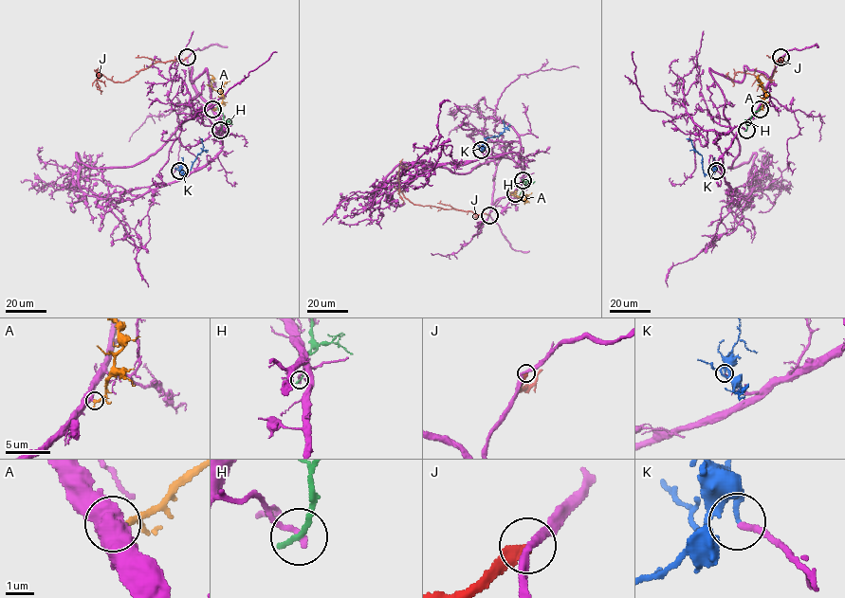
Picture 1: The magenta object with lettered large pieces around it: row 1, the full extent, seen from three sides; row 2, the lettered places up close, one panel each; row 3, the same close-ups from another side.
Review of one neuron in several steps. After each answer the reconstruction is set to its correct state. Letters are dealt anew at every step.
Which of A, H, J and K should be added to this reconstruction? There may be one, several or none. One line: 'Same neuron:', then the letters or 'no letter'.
Same neuron: A, K

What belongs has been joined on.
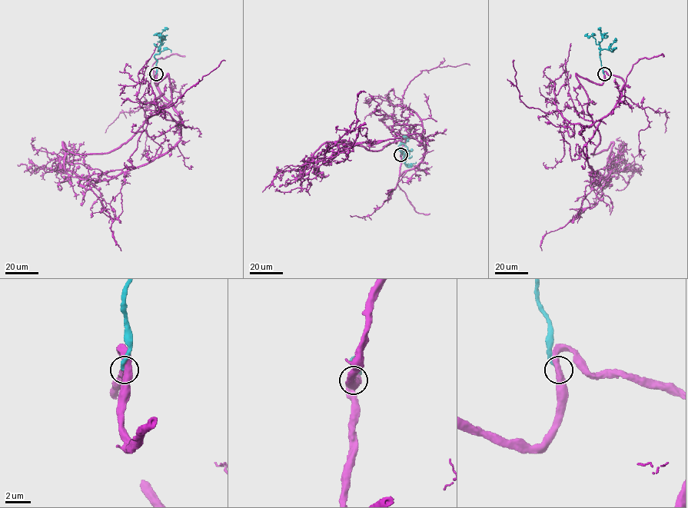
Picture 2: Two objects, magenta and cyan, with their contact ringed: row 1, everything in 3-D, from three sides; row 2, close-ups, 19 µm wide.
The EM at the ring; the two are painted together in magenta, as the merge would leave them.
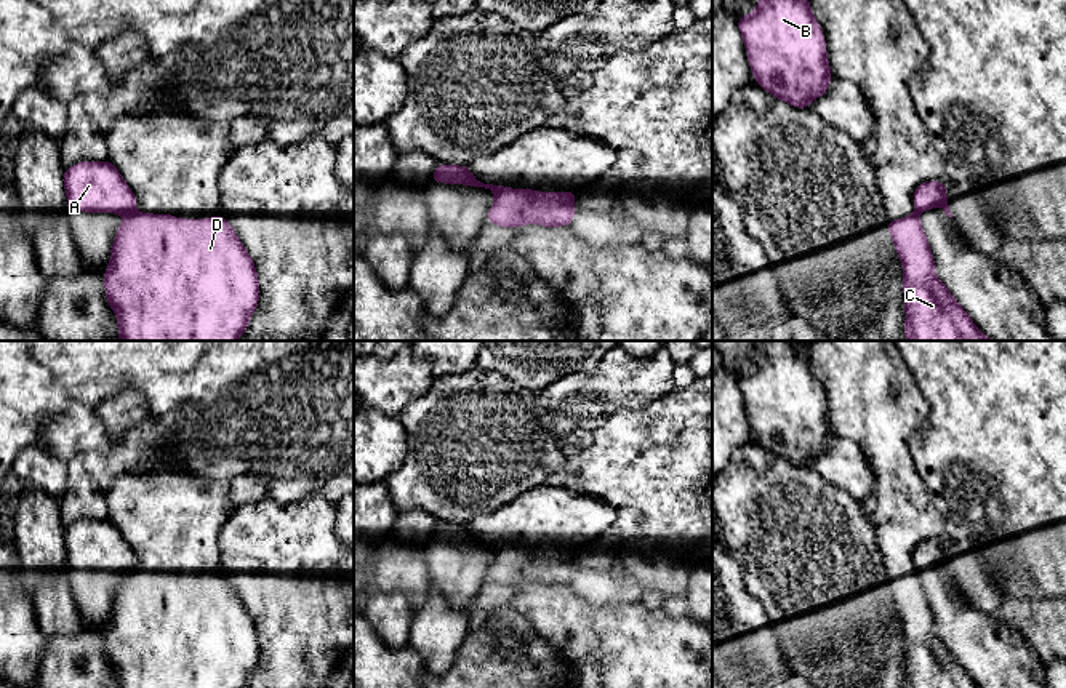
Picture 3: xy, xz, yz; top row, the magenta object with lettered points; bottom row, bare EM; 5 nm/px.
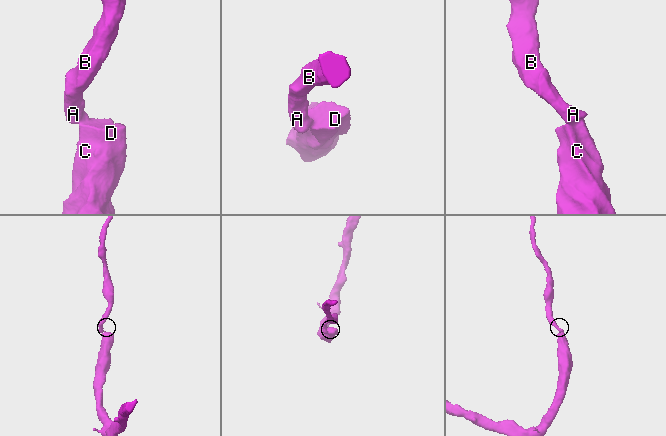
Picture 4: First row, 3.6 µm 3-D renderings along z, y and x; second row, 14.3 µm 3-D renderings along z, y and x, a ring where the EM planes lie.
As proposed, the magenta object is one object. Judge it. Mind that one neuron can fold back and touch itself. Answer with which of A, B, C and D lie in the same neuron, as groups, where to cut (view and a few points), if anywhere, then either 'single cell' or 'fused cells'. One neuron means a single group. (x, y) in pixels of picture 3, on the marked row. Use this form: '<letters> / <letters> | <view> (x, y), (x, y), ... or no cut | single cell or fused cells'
A B / C D | xy (133, 210), (125, 213) | fused cells

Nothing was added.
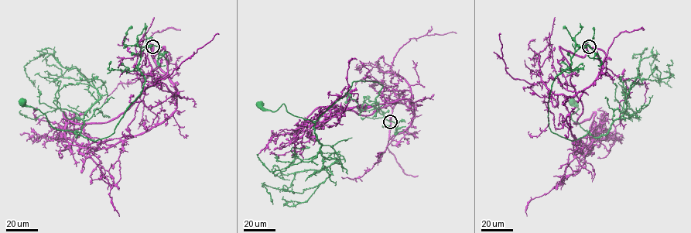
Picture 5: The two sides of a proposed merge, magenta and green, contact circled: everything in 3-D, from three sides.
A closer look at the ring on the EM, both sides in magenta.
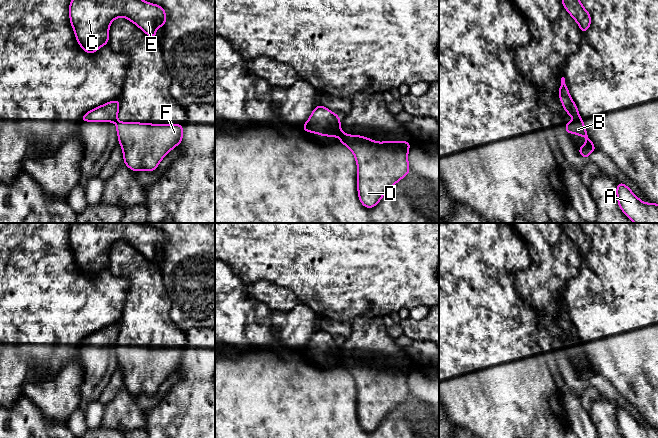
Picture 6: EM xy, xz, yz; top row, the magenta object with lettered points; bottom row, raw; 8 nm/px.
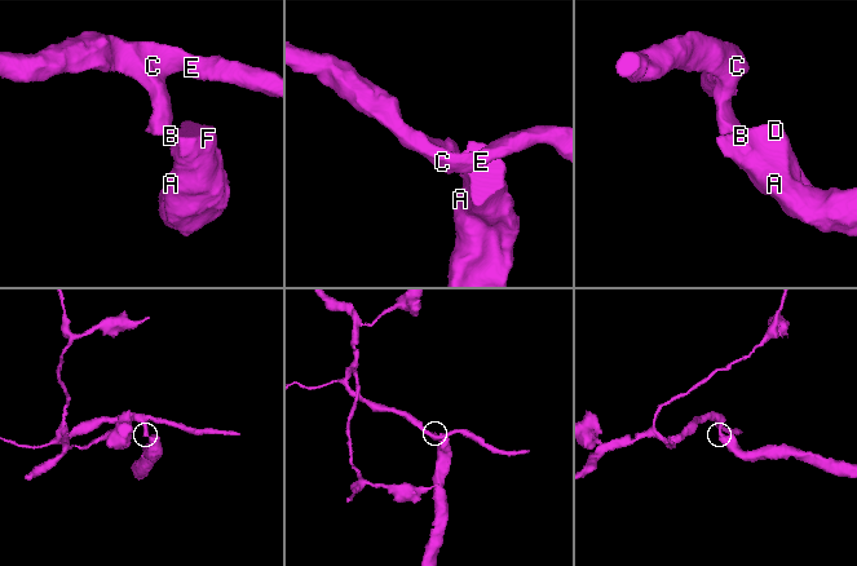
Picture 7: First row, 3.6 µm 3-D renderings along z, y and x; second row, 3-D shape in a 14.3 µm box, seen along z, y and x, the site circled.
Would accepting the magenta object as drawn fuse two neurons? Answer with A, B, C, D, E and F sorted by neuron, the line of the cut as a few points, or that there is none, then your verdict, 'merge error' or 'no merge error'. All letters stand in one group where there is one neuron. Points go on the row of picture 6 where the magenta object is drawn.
A B D F / C E | yz (580, 118), (574, 121) | merge error

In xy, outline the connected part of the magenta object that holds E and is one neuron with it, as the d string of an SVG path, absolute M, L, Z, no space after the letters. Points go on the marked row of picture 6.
M72 0L69 5L69 17L78 44L89 54L94 54L99 48L108 44L109 26L118 17L127 18L154 39L157 28L166 26L165 9L143 0Z

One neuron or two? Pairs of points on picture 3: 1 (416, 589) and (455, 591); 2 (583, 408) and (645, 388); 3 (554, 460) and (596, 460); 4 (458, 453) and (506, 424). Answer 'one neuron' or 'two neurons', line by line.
1: two neurons
2: one neuron
3: two neurons
4: one neuron

